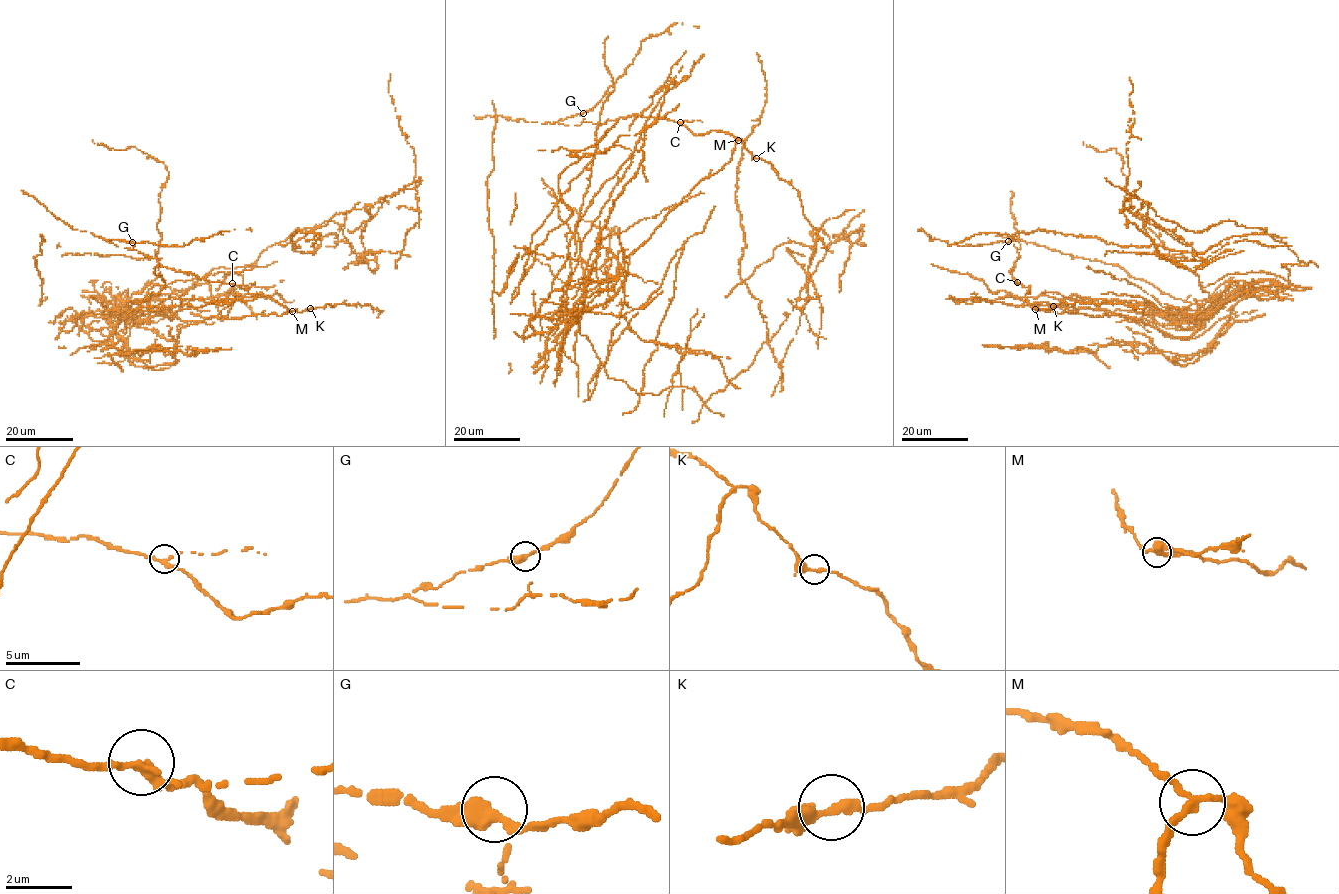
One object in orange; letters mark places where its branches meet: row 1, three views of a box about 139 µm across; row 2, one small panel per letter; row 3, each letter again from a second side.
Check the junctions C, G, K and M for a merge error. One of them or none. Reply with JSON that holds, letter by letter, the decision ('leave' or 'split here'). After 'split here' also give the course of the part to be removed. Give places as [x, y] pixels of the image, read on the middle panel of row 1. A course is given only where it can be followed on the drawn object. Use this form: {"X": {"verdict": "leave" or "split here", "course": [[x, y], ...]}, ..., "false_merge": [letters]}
{"C": {"verdict": "leave"}, "G": {"verdict": "leave"}, "K": {"verdict": "leave"}, "M": {"verdict": "split here"}, "false_merge": ["M"]}

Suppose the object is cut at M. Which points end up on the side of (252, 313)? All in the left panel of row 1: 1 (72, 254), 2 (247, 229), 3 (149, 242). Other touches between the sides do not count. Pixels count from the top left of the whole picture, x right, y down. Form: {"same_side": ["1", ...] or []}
{"same_side": ["1"]}

